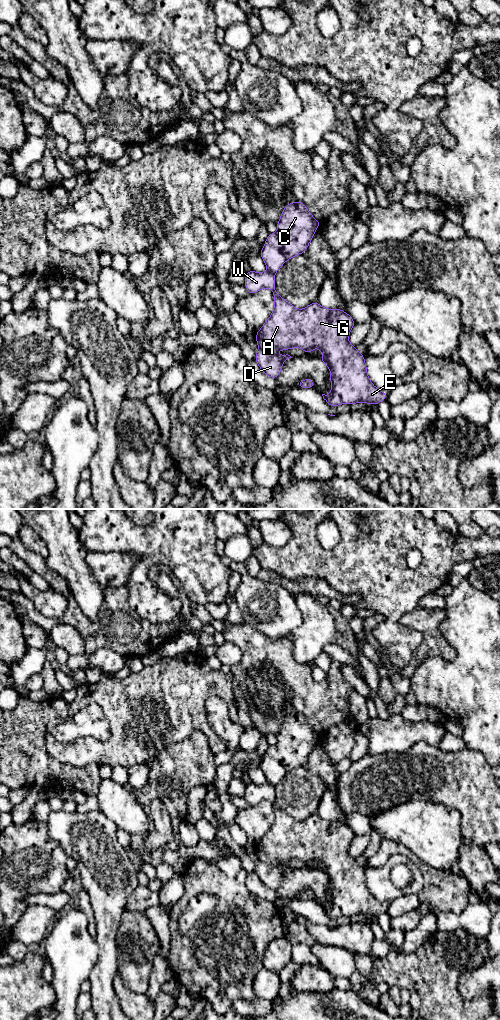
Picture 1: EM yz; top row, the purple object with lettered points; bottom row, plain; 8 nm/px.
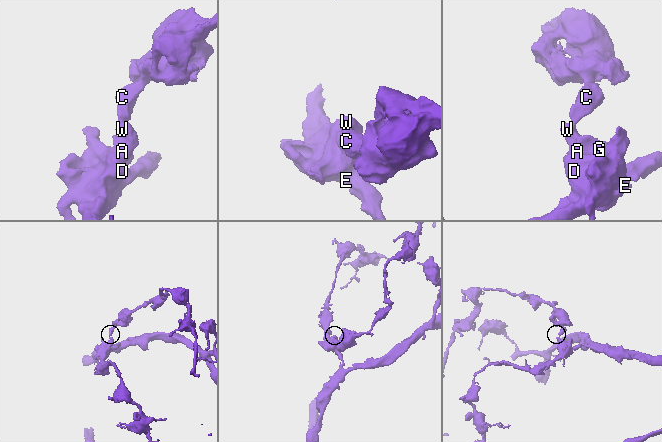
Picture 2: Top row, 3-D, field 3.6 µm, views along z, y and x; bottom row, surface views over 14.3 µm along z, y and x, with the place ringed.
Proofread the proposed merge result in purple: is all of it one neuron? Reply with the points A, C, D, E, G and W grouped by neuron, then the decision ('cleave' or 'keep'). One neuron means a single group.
groups A D E G W / C; cleave

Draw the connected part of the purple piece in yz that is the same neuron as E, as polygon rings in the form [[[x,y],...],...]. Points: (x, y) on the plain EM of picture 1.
[[[250,782],[244,798],[250,806],[264,800],[273,804],[272,826],[255,846],[258,856],[255,873],[265,887],[278,890],[283,875],[292,870],[288,866],[278,867],[277,862],[299,859],[311,865],[318,860],[324,866],[319,870],[330,882],[331,905],[322,908],[331,919],[355,915],[377,917],[386,912],[387,906],[369,891],[363,866],[348,852],[355,837],[348,825],[324,820],[317,813],[304,821],[295,820],[276,804],[275,787],[269,782],[259,785]]]

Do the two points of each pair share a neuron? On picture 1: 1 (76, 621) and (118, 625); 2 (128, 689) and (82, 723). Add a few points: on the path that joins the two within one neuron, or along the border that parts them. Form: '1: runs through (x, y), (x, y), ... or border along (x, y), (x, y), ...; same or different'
1: runs through (86, 625), (108, 625); same
2: border along (88, 703), (95, 702), (102, 709), (110, 730); different

